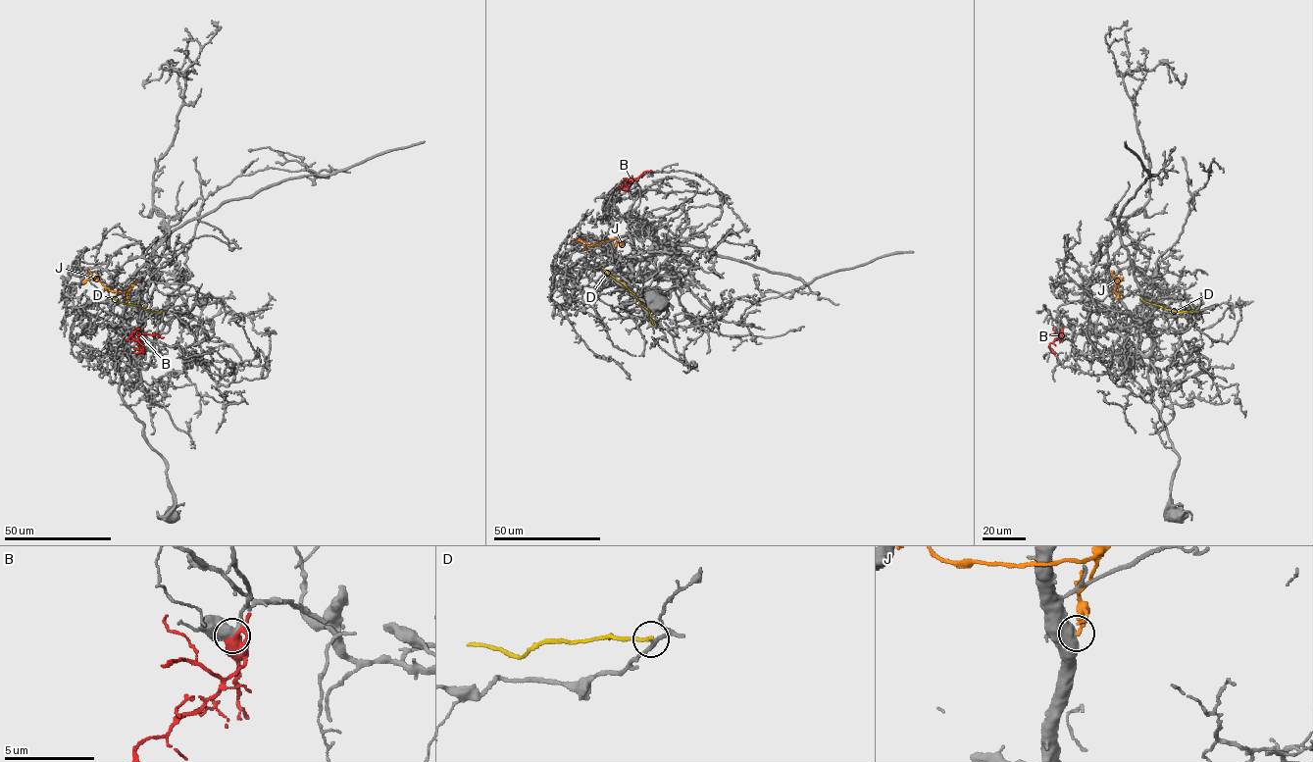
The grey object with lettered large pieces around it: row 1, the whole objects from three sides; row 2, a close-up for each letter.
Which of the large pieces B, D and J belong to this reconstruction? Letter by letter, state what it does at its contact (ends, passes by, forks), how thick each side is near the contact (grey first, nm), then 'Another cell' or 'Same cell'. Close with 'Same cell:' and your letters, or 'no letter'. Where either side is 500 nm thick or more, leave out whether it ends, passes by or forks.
B: Thickness 550 nm (grey) against 500 nm. Same cell
D: It ends there. Thickness 240 nm (grey) against 240 nm. Another cell
J: Thickness 700 nm (grey) against 240 nm. Another cell
Same cell: B

